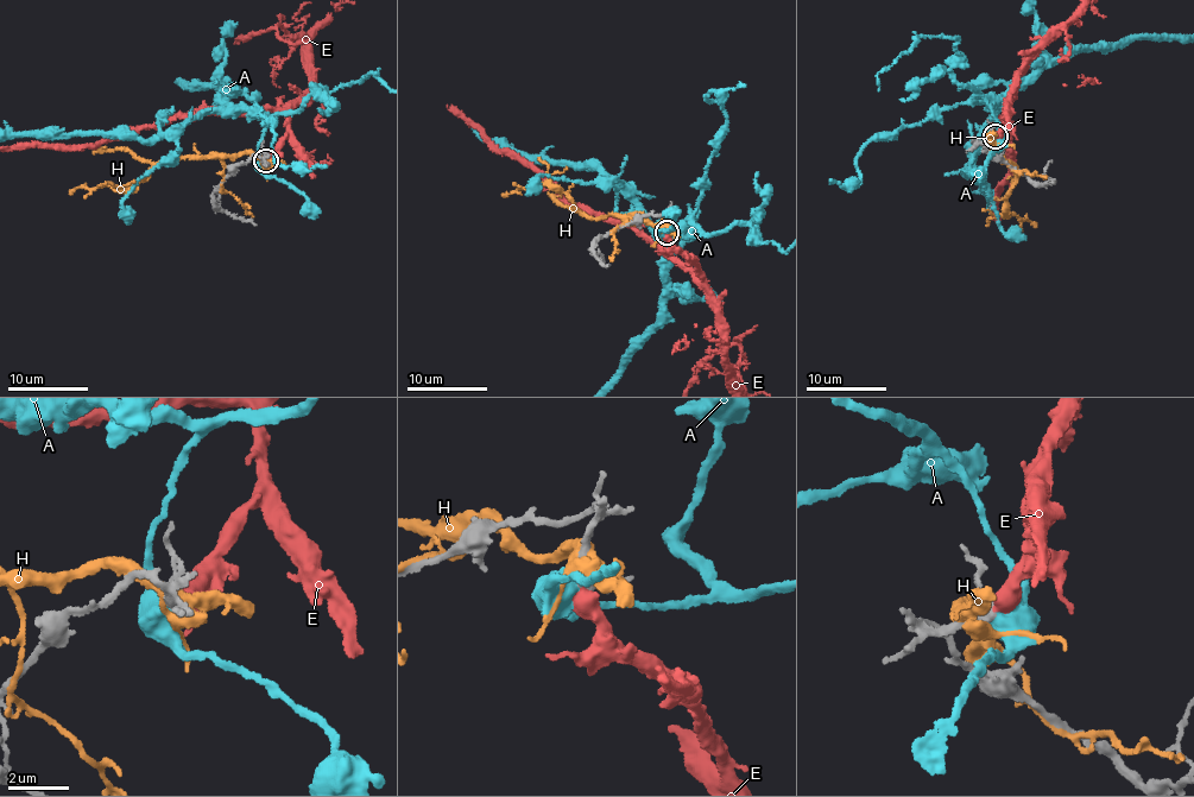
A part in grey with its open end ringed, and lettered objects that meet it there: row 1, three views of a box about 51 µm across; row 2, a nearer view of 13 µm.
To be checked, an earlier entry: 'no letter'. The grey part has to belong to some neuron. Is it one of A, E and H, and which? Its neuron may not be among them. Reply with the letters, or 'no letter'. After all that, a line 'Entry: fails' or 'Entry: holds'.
E
Entry: fails

